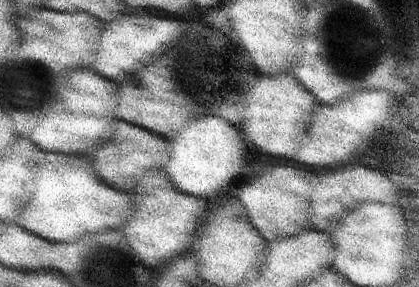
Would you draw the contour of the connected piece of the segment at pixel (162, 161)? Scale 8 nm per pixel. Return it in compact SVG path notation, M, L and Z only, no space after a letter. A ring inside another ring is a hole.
M117 121L116 136L112 136L112 144L108 144L108 148L101 148L95 160L95 168L97 173L102 175L102 178L108 184L114 184L116 178L130 178L134 174L144 174L148 168L156 168L156 170L164 170L168 166L168 156L171 154L171 146L174 140L168 140L164 136L160 136L157 132L152 132L144 126L130 124L130 122ZM104 172L104 174L102 174Z

